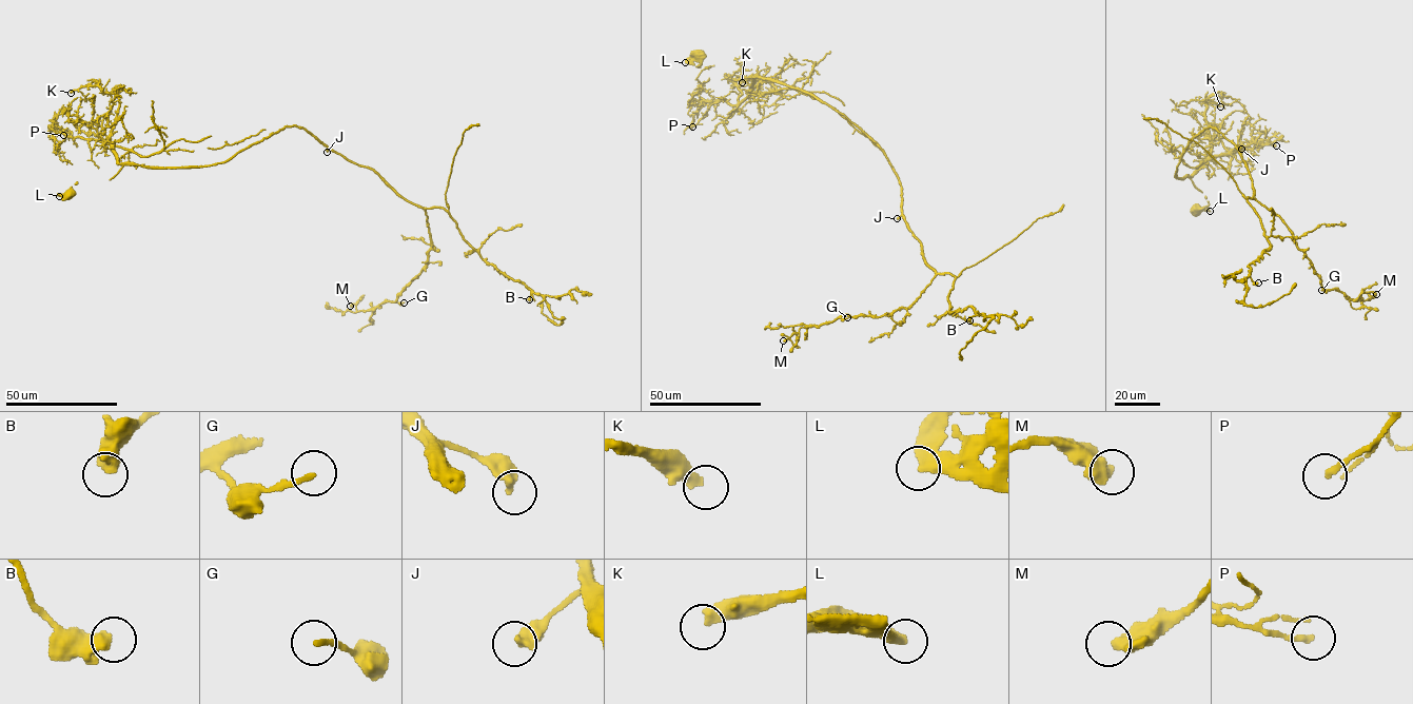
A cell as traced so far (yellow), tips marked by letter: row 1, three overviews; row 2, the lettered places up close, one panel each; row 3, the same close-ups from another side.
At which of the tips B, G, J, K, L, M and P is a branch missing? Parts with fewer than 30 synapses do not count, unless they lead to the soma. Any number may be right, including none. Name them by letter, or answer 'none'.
K

